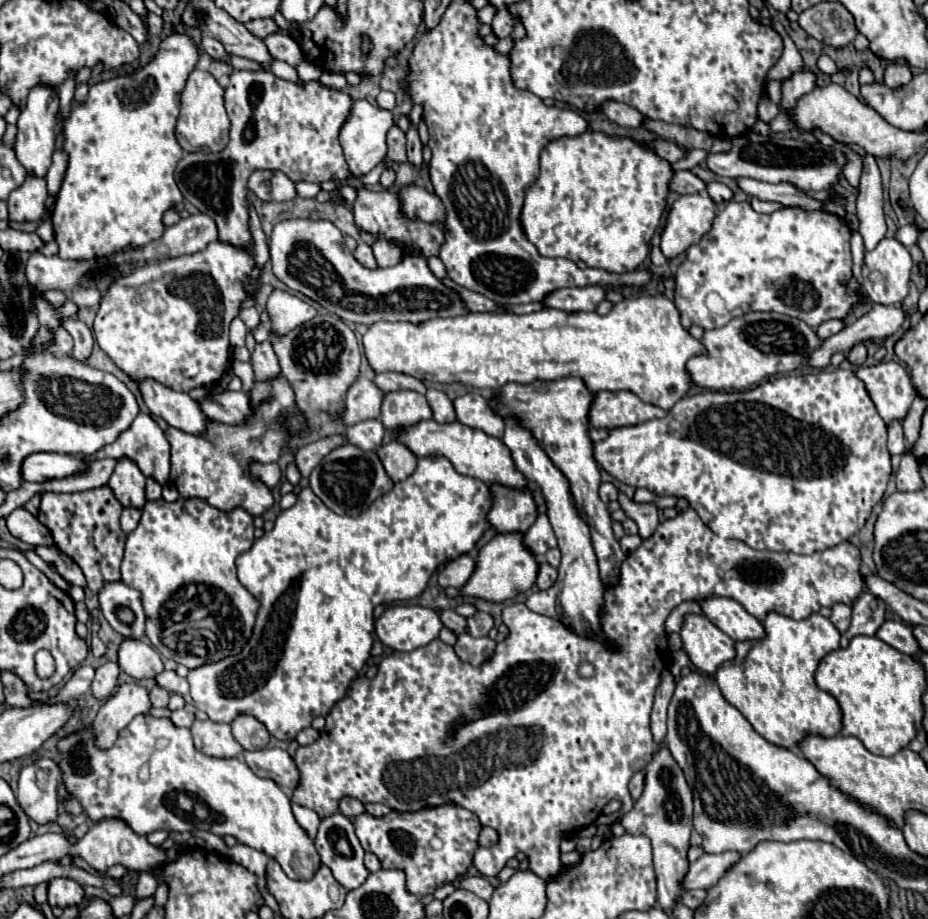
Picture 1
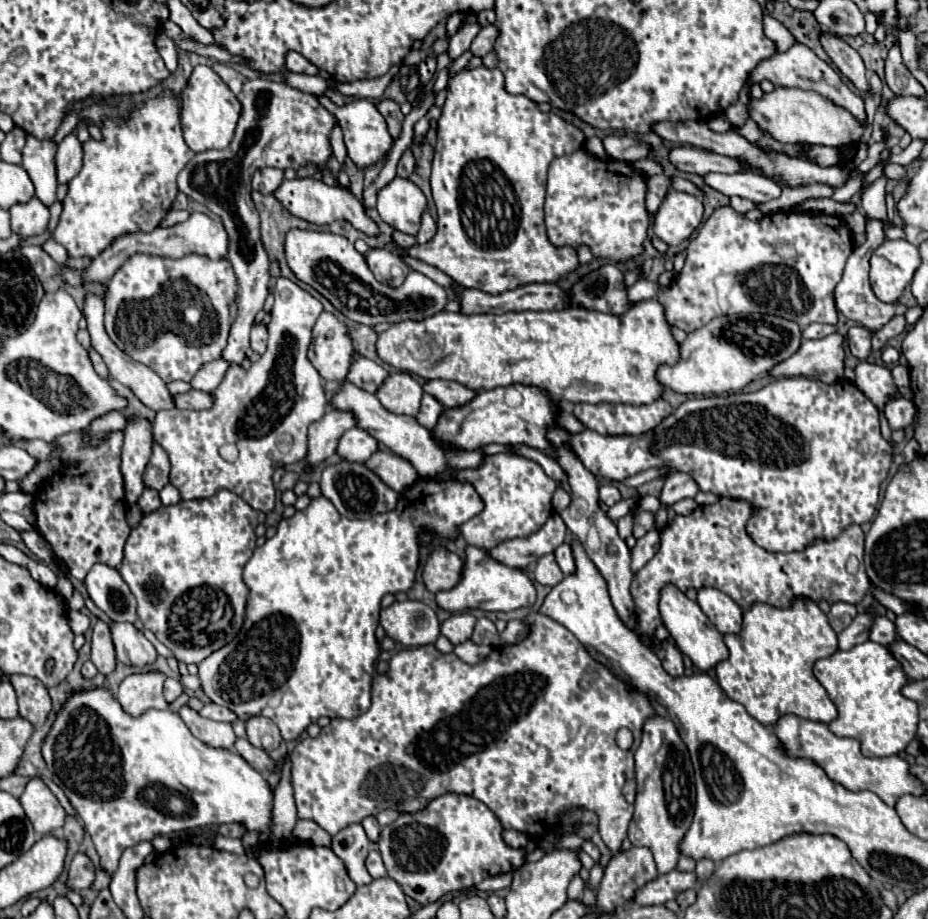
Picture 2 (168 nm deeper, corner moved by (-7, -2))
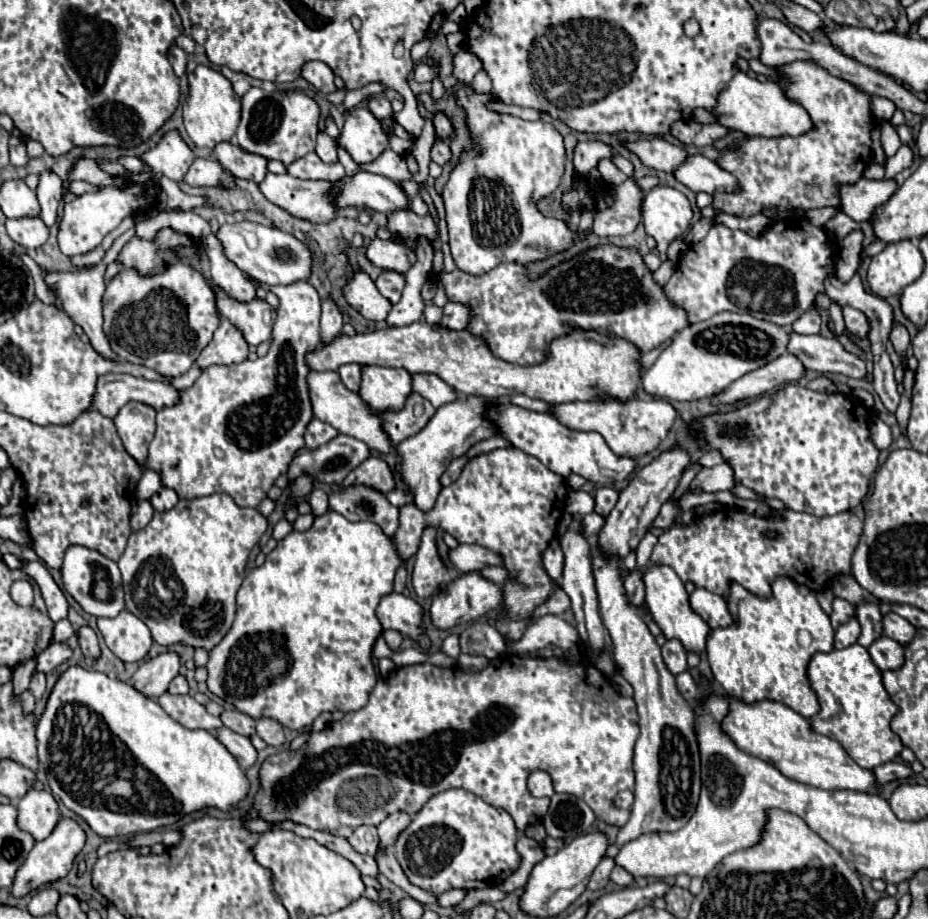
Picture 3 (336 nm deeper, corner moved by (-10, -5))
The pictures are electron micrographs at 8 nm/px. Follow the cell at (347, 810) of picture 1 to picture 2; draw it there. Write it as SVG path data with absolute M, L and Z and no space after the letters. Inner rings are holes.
M364 817L362 823L360 823L366 831L366 835L372 839L372 841L378 841L378 833L380 833L380 825L376 821L376 817Z

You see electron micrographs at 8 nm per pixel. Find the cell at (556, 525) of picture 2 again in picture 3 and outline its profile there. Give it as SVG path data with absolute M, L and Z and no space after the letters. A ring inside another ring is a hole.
M459 544L449 550L449 560L459 572L473 572L485 566L501 566L501 556L475 544Z

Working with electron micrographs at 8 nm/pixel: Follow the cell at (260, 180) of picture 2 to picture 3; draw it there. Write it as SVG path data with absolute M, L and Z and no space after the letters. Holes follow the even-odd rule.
M221 142L213 148L213 156L215 160L219 160L219 164L233 172L233 176L237 178L245 178L245 180L253 180L255 184L259 184L265 178L267 172L267 160L263 156L245 152L243 148L239 148L233 142Z

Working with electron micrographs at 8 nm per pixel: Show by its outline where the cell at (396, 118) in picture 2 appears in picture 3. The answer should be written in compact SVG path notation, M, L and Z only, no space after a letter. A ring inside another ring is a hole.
M381 96L369 98L369 110L371 110L379 120L385 120L385 118L391 118L391 116L393 116L393 110L391 110L389 100L387 100L387 98L381 98Z

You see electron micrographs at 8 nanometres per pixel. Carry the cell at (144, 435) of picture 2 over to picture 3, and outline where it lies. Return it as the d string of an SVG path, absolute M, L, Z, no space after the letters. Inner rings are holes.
M143 402L125 404L113 418L125 450L141 464L155 434L155 408Z

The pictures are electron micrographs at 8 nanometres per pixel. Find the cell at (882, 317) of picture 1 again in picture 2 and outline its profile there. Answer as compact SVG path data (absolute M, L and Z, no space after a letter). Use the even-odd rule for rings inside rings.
M840 333L816 341L802 341L802 349L794 357L772 369L776 377L814 377L824 383L844 379L844 337Z

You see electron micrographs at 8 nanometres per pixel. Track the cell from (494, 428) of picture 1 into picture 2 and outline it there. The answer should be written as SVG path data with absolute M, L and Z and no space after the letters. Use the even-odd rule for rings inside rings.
M442 379L428 381L424 385L424 391L434 395L446 409L468 405L476 397L476 391L464 387L464 385L456 383L456 381L442 381Z

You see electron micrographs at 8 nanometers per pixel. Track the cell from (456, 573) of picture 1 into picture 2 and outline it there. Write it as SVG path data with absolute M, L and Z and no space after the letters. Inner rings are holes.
M436 547L424 569L424 583L432 593L452 589L460 581L462 569L464 561L458 555Z

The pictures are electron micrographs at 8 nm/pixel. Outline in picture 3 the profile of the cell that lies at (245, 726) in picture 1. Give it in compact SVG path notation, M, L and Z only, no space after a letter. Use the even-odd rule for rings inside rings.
M261 718L257 720L257 734L269 744L269 746L283 746L285 742L285 734L283 734L283 726L273 720L273 718Z

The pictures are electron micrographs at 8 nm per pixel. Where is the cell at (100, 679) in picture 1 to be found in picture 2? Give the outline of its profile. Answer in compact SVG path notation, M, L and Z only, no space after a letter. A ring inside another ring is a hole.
M100 619L94 625L90 659L98 667L98 673L102 673L106 677L112 675L116 669L116 649L114 649L112 633L110 633L110 627Z

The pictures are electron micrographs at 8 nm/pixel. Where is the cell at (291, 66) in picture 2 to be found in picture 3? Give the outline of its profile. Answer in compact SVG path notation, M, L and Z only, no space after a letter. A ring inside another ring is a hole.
M309 62L303 66L303 72L301 76L311 82L317 90L329 94L329 92L335 92L335 74L333 70L325 64L325 62Z

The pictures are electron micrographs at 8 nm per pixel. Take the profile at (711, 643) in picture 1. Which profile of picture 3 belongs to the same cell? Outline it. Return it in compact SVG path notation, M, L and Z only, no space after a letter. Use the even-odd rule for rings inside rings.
M649 564L645 568L643 582L645 582L645 604L647 604L647 610L653 616L653 620L657 622L657 626L661 628L663 636L681 640L683 646L689 652L703 652L705 650L705 640L707 640L711 628L705 624L705 620L701 620L701 616L697 616L689 608L689 594L685 592L685 586L683 586L681 578L675 574L675 570L669 568L669 566L663 566L663 564L661 566Z

